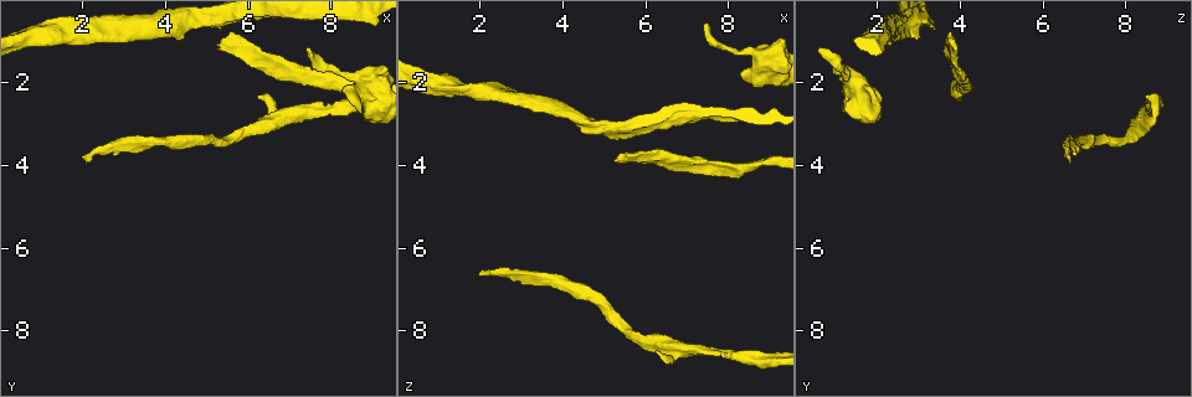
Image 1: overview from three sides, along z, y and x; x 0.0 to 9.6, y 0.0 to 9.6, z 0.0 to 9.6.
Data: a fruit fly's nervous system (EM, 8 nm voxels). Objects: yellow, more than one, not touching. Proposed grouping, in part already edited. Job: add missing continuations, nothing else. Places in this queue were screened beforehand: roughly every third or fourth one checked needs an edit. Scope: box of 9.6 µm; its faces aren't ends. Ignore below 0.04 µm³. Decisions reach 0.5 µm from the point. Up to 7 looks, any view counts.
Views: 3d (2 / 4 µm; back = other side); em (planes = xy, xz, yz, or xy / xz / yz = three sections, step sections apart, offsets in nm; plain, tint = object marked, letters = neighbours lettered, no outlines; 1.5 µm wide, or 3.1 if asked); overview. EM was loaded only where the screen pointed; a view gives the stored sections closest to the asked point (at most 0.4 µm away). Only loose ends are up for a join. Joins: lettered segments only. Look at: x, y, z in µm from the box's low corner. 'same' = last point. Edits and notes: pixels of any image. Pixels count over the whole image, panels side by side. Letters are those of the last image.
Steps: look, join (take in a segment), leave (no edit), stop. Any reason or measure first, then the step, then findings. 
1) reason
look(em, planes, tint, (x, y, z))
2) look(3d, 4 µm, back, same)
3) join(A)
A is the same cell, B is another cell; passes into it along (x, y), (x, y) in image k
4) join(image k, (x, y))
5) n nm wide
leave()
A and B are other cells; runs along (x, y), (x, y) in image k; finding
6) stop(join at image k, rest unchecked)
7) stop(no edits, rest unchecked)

free end
look(3d, 2 µm, (6.30, 1.65, 4.00))

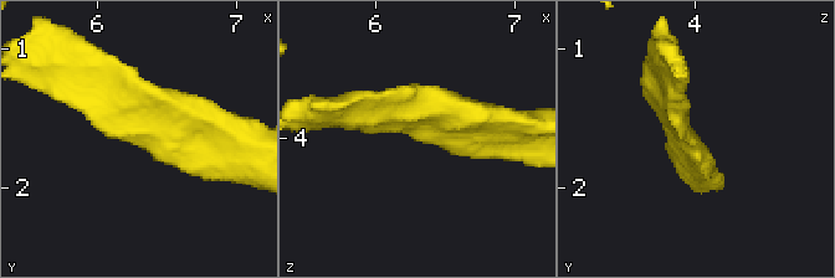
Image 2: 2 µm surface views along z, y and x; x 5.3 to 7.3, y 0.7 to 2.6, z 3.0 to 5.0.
need the tissue
look(em, planes, letters, (6.26, 1.66, 4.00))

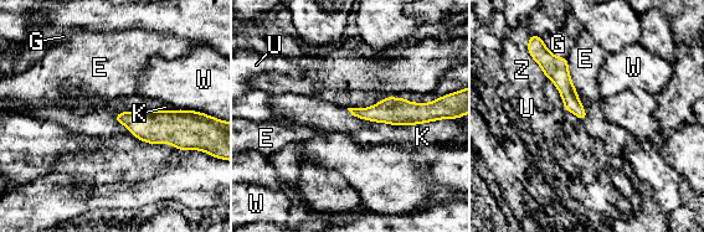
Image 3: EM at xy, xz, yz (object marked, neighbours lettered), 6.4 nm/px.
100 nm wide
leave()
E, G, K, U, W and Z are other cells; runs along (546, 55), (582, 117) in image 3; no lettered segment goes on from it

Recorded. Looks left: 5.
an open end
look(3d, 2 µm, (4.40, 0.95, 3.00))

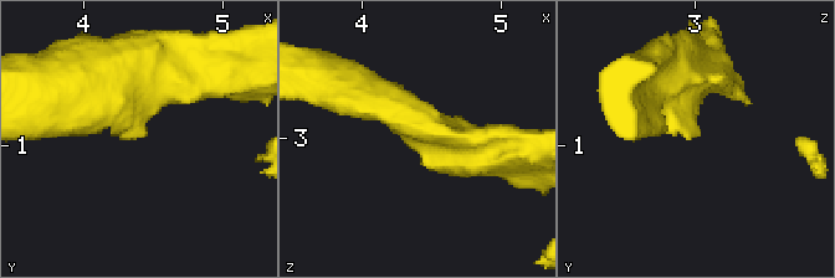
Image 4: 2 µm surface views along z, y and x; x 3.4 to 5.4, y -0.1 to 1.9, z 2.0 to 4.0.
shape alone is not enough
look(em, planes, tint, (4.40, 0.94, 2.98))

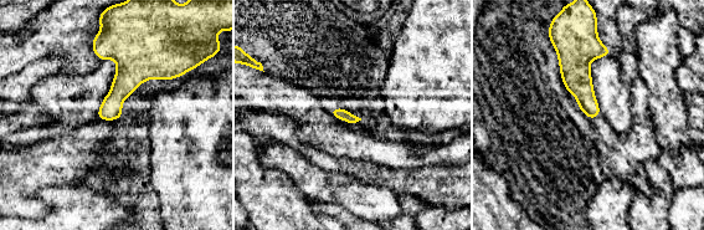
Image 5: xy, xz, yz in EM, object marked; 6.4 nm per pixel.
what lies round it
look(em, planes, letters, same)

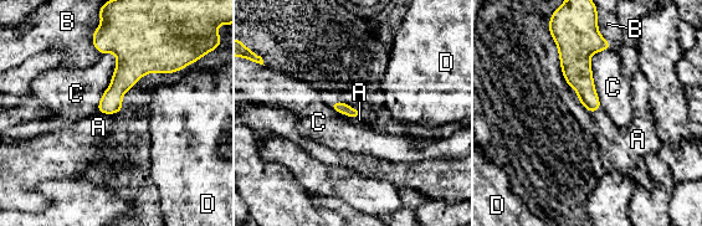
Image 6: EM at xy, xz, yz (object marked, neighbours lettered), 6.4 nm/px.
leave()
A, B, C and D are other cells; border along (336, 111), (348, 116), (362, 113) in image 6; none of them fits

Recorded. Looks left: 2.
branch stops here
look(em, planes, letters, (7.35, 1.25, 0.55))

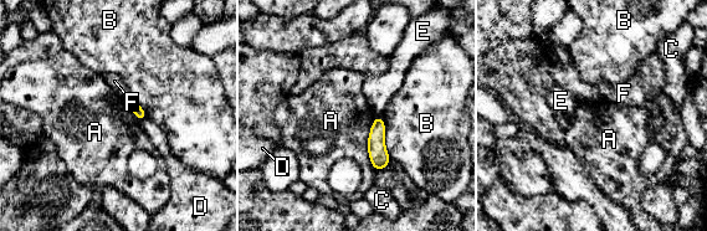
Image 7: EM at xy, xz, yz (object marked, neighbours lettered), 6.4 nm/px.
A touches over 360 nm
leave()
A, B, C, D, E and F are other cells; no lettered segment goes on from it

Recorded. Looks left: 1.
stop(no edits, rest unchecked)

